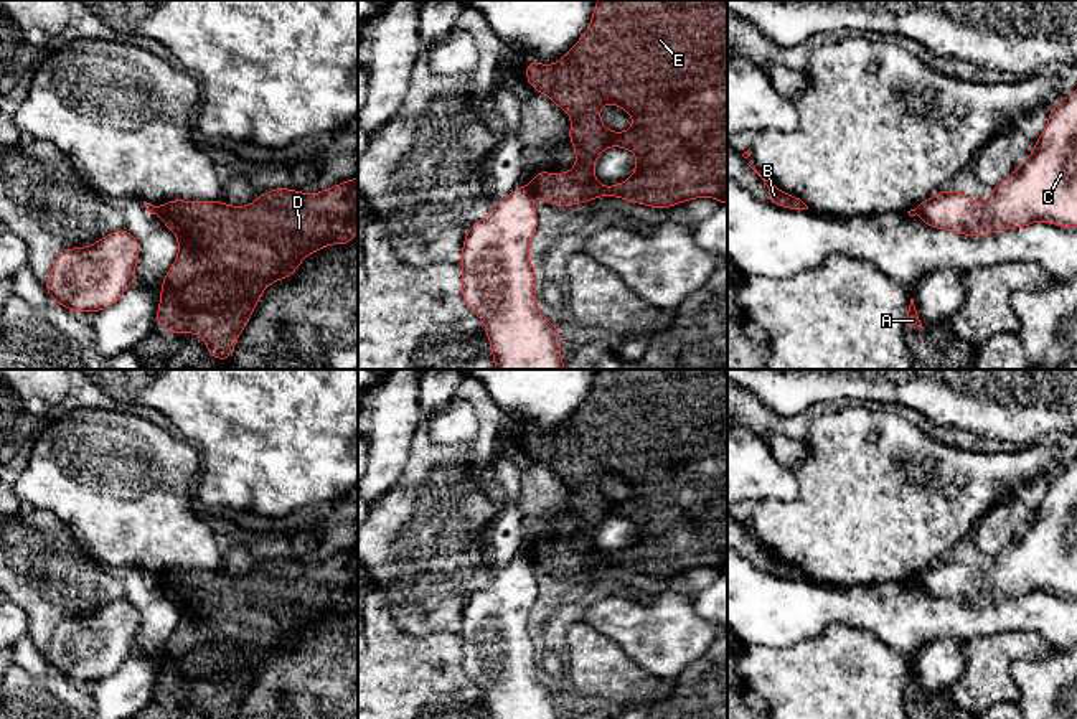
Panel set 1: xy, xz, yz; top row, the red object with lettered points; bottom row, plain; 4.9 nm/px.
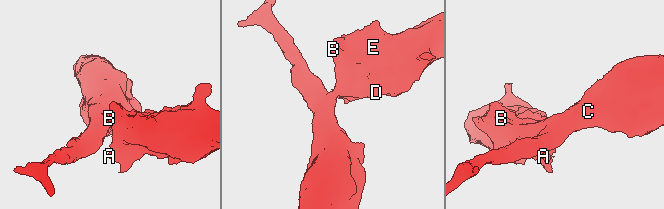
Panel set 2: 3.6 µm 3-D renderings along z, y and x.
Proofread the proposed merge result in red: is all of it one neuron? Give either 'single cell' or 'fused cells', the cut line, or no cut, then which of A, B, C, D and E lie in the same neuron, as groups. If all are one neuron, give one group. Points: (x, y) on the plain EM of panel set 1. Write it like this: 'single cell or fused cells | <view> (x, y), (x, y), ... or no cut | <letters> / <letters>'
fused cells | xz (526, 558), (531, 564) | A B D E / C

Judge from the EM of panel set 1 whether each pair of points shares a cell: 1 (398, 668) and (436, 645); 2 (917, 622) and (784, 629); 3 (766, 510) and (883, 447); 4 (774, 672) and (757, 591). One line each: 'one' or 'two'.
1: one
2: one
3: one
4: two

